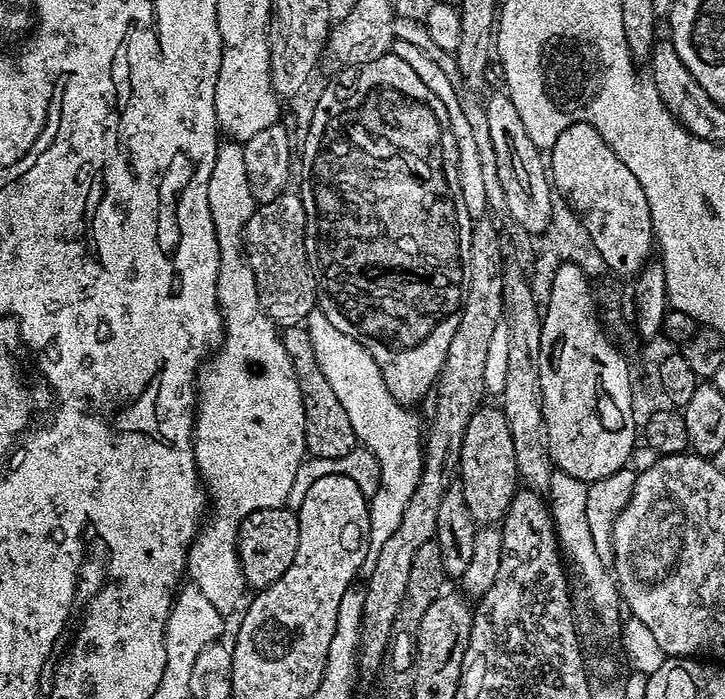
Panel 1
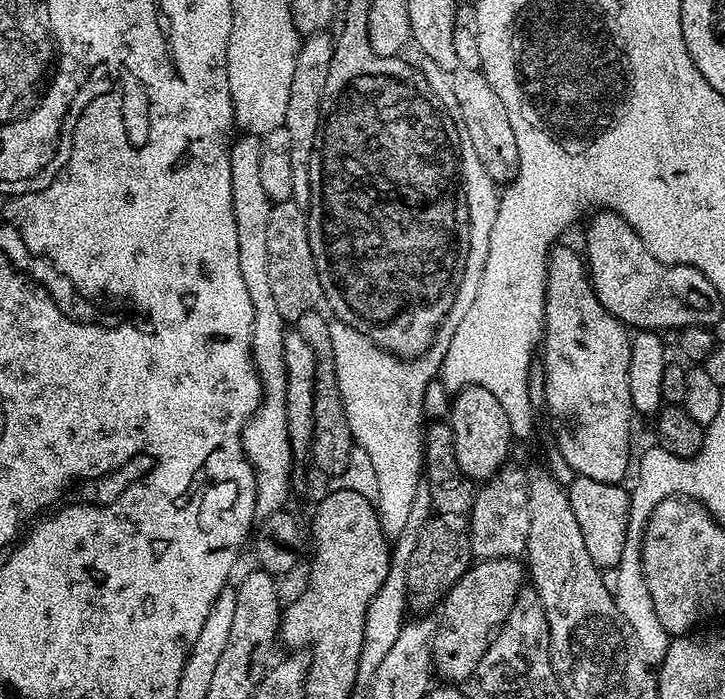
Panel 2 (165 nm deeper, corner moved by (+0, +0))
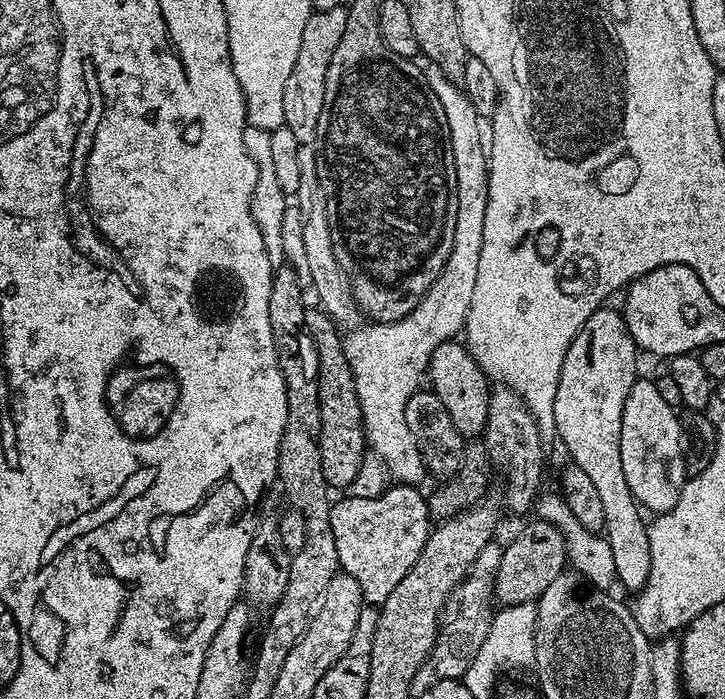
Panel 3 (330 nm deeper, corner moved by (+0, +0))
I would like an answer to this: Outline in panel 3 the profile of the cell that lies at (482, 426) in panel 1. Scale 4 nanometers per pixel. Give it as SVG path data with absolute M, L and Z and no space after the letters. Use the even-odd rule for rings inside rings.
M447 340L434 354L428 363L427 379L432 379L430 390L442 398L442 406L446 406L454 426L466 438L476 438L488 425L488 411L490 410L490 381L478 362L470 355L467 347L456 340Z

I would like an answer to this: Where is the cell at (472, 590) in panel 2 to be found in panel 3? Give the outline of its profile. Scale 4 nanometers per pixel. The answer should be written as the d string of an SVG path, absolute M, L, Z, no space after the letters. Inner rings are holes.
M536 518L533 521L533 524L528 524L521 530L520 536L514 537L509 544L505 543L503 545L504 553L502 554L502 562L496 571L496 586L494 589L495 599L501 605L531 604L539 601L540 595L546 590L546 586L550 586L550 582L554 582L554 578L558 578L566 571L568 551L564 545L562 534L558 530L554 530L554 526L550 526L545 520Z

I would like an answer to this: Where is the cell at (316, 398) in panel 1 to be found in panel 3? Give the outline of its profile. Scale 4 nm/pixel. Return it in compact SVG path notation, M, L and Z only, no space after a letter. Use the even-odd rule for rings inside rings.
M317 307L305 311L304 330L318 350L322 478L326 478L329 489L346 490L358 475L366 451L362 406L358 402L358 390L354 390L354 374L350 370L350 362L346 362L341 329L323 310Z

